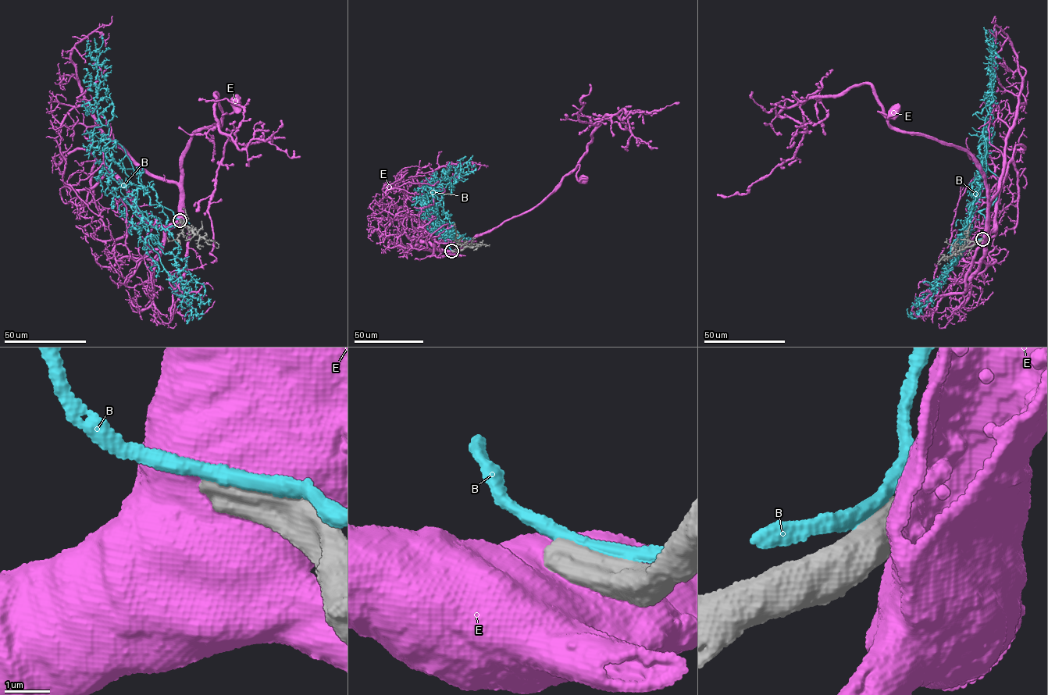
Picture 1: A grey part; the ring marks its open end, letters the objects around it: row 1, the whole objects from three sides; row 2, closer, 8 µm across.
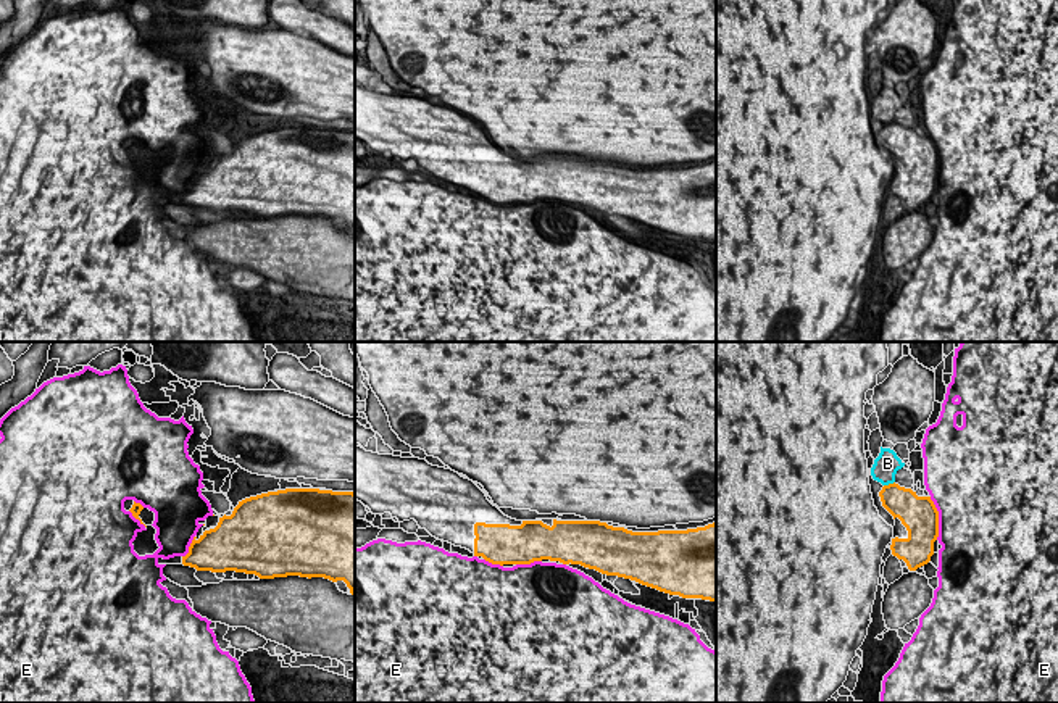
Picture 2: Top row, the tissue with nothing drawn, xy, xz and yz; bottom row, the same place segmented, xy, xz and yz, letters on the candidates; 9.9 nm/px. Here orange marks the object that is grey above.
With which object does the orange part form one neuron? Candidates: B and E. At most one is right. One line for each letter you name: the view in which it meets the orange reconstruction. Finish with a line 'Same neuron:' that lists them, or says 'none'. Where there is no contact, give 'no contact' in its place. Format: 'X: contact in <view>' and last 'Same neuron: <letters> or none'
Same neuron: none

